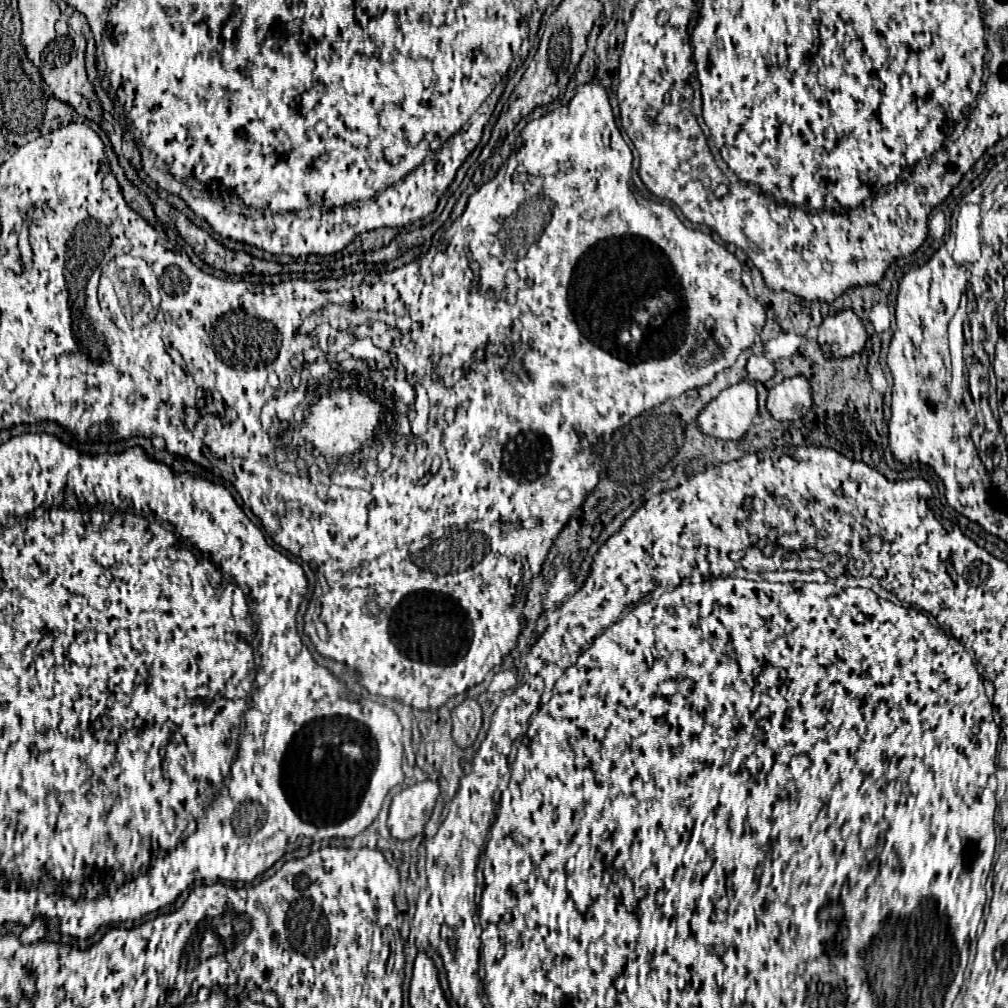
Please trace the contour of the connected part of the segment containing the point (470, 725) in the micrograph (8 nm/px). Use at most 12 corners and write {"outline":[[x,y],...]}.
{"outline":[[465,698],[453,708],[453,740],[469,748],[481,728],[481,708]]}

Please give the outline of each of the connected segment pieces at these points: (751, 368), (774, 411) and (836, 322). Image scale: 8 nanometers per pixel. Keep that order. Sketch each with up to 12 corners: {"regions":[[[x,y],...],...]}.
{"regions":[[[765,354],[747,362],[749,380],[767,382],[775,376],[775,364]],[[805,376],[773,386],[767,410],[777,420],[801,420],[813,406]],[[853,310],[827,316],[819,344],[831,356],[853,356],[867,342]]]}

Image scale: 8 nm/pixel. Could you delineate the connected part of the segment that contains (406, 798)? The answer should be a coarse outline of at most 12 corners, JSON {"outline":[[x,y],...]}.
{"outline":[[431,780],[395,794],[391,836],[411,840],[431,818],[439,786]]}

